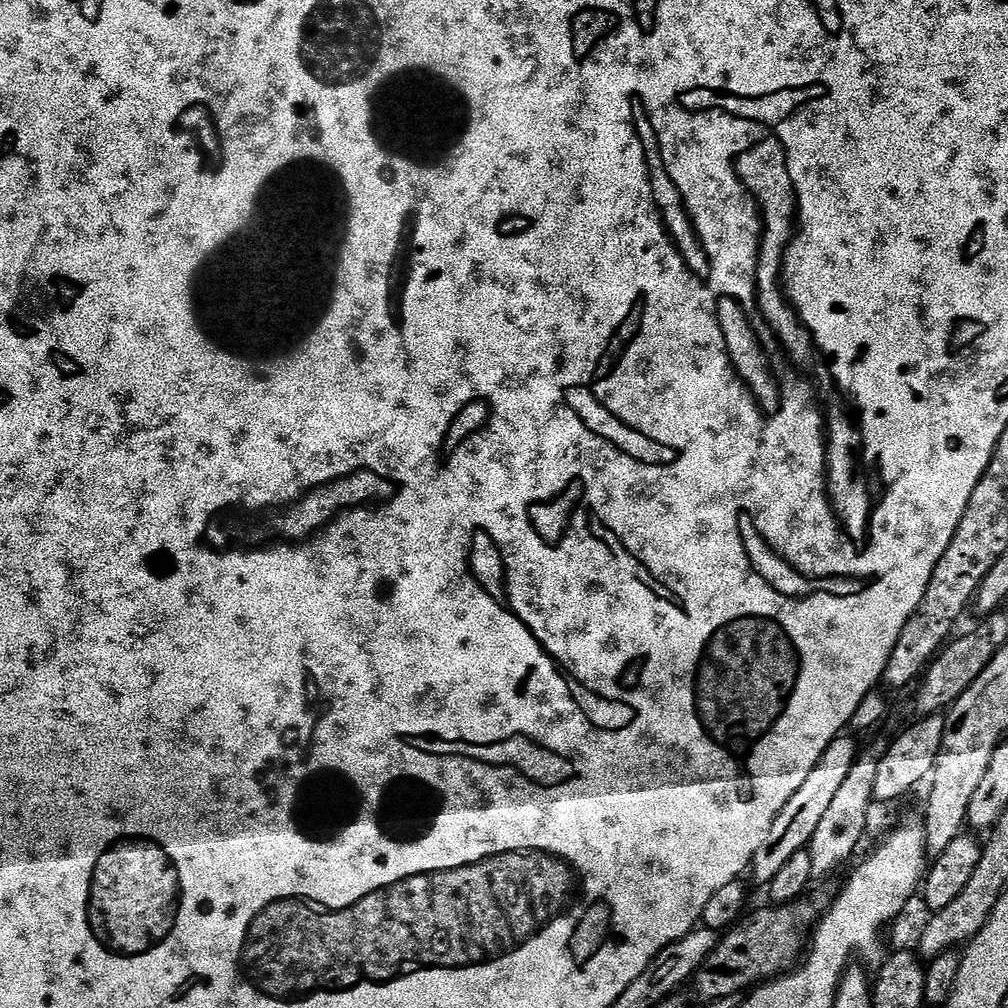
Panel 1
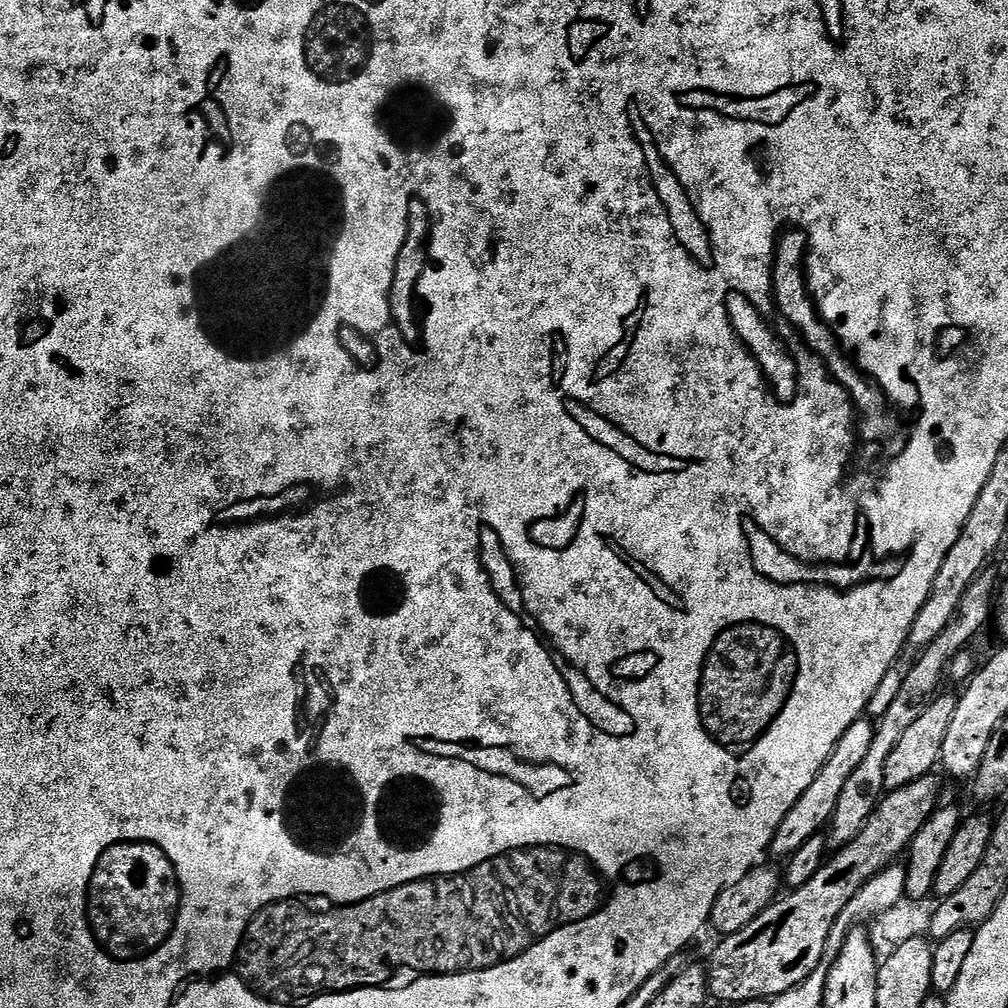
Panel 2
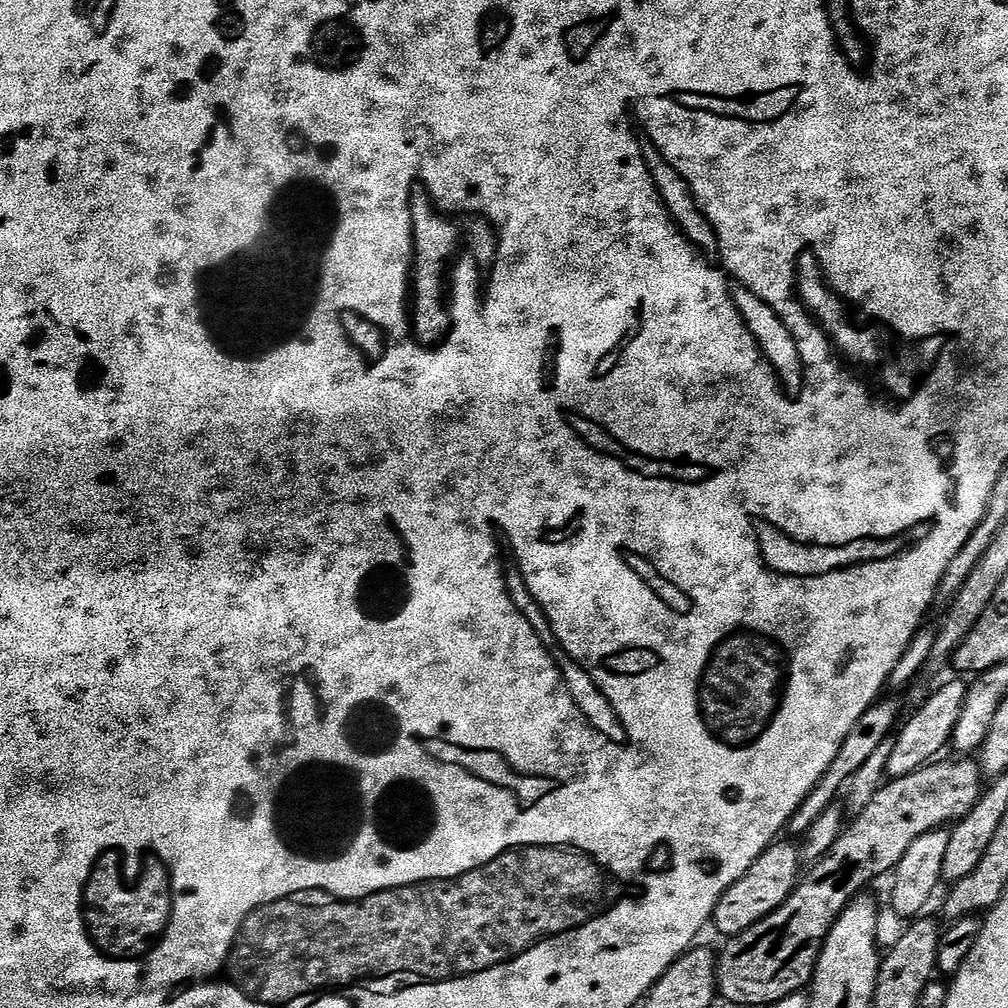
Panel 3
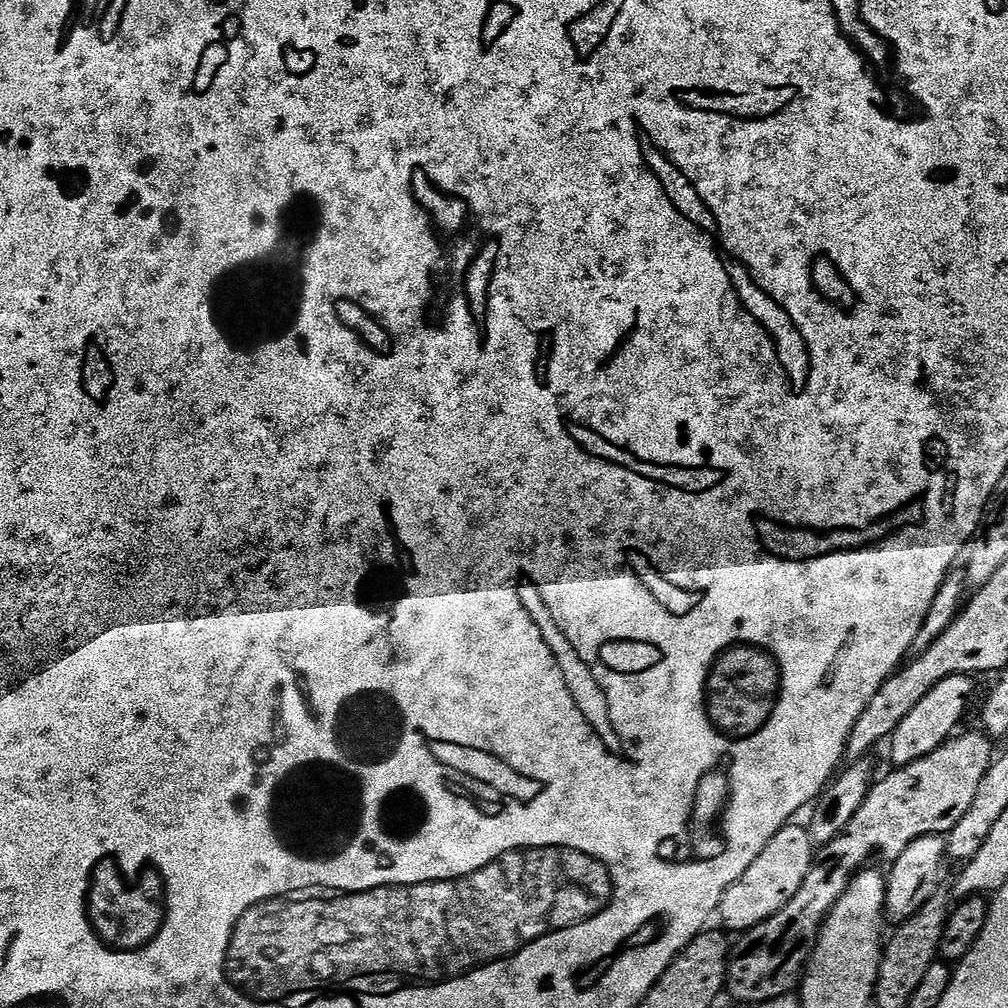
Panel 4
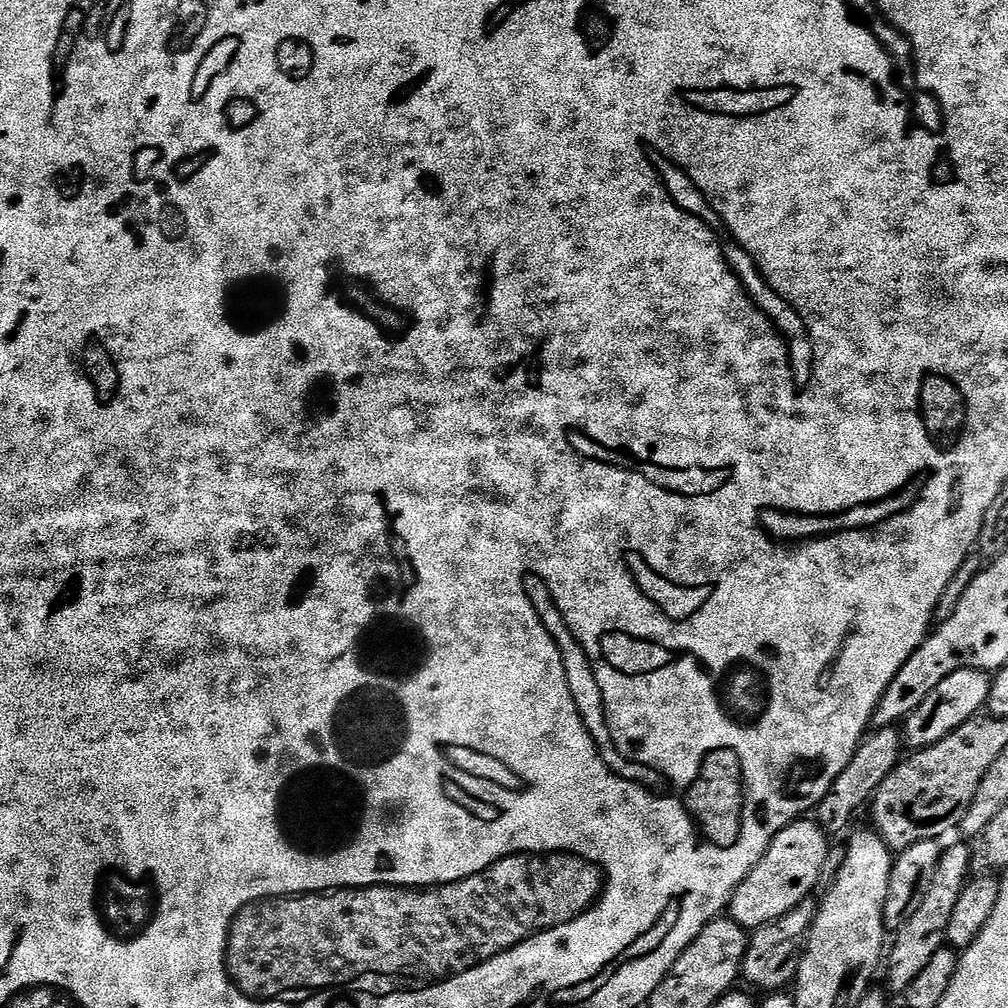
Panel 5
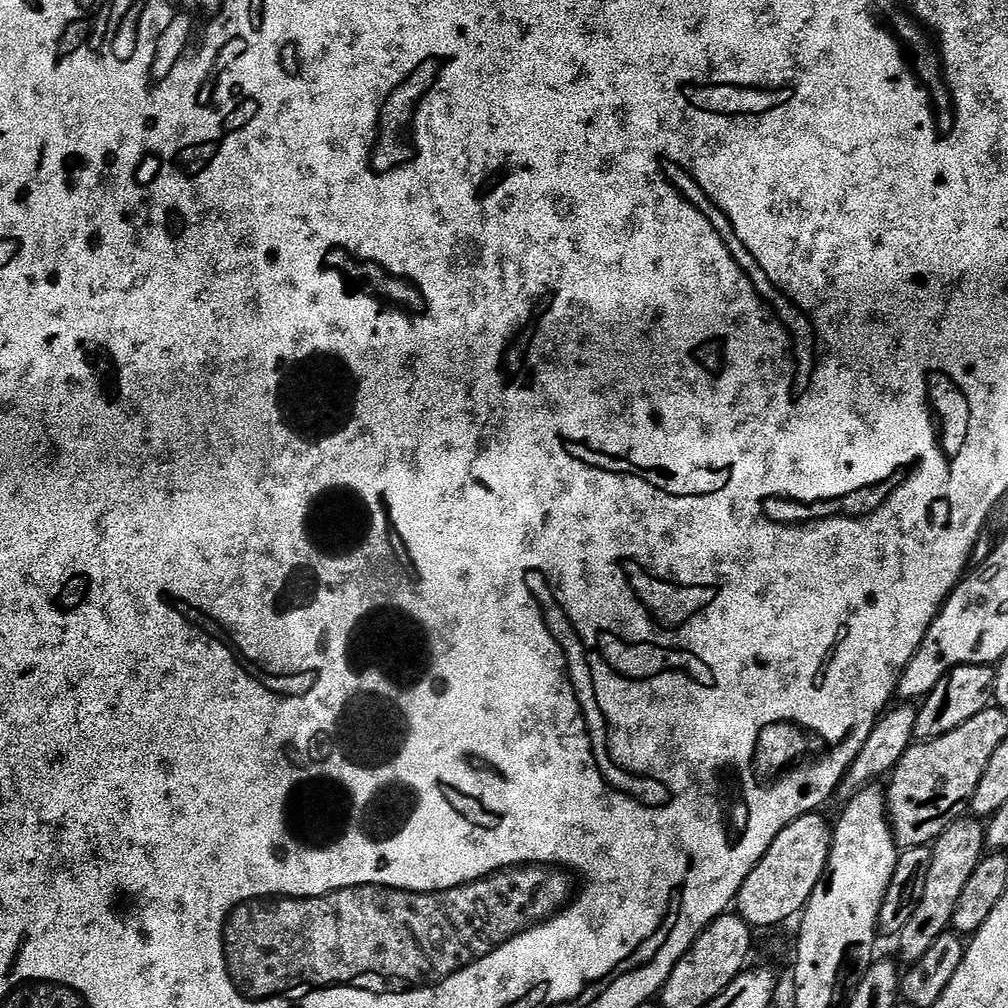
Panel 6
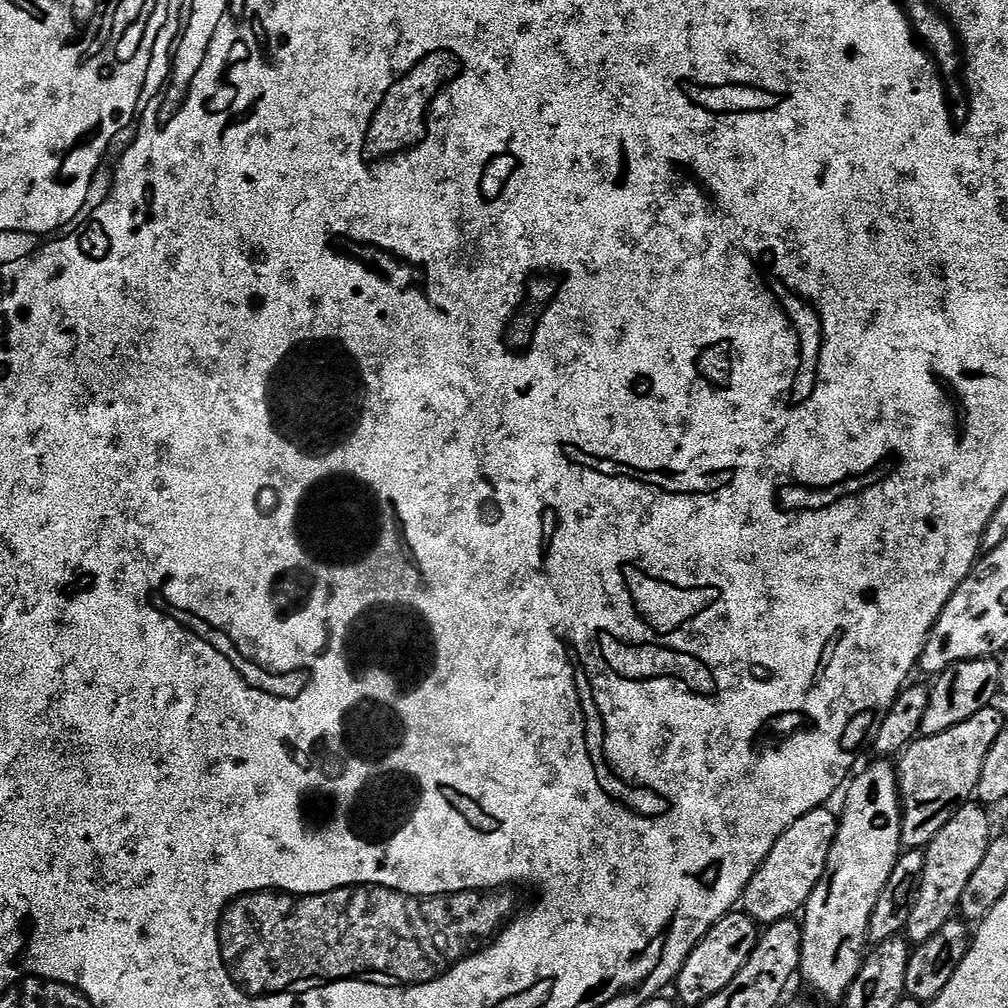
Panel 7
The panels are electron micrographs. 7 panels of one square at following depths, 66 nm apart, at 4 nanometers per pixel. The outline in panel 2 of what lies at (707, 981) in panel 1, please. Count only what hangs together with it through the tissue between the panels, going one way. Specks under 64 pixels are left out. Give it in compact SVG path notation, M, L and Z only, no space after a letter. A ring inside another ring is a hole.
M932 774L923 776L881 796L874 814L870 814L866 826L862 826L858 836L846 847L835 849L825 859L818 874L814 874L814 878L806 882L806 886L791 889L787 893L789 896L781 895L770 907L762 910L762 914L758 914L758 918L754 918L750 926L719 941L721 944L713 950L712 957L709 958L708 964L706 963L708 991L713 1001L721 1000L724 1004L746 1006L752 1000L768 1000L772 996L786 994L786 990L794 990L794 986L806 982L806 978L810 978L810 974L814 974L814 970L821 967L820 959L826 956L832 927L838 922L842 910L846 910L846 906L856 897L858 890L867 880L872 880L883 868L899 861L896 859L899 856L901 859L907 853L908 846L918 834L918 830L922 830L924 823L936 811L940 784L934 777Z

